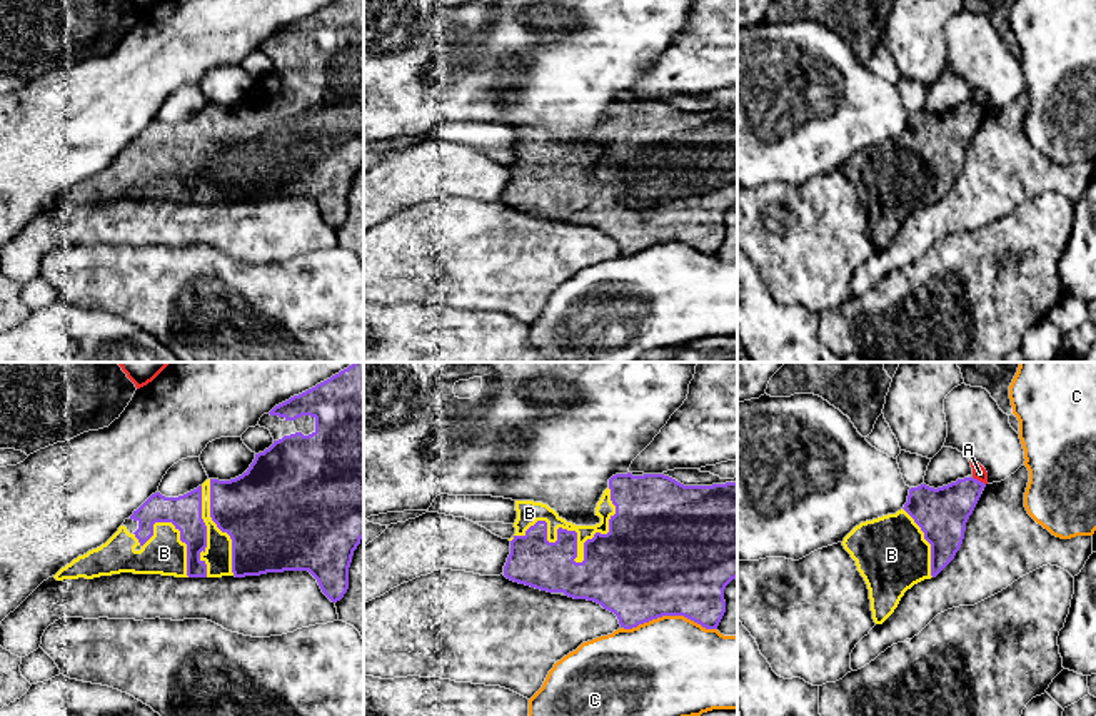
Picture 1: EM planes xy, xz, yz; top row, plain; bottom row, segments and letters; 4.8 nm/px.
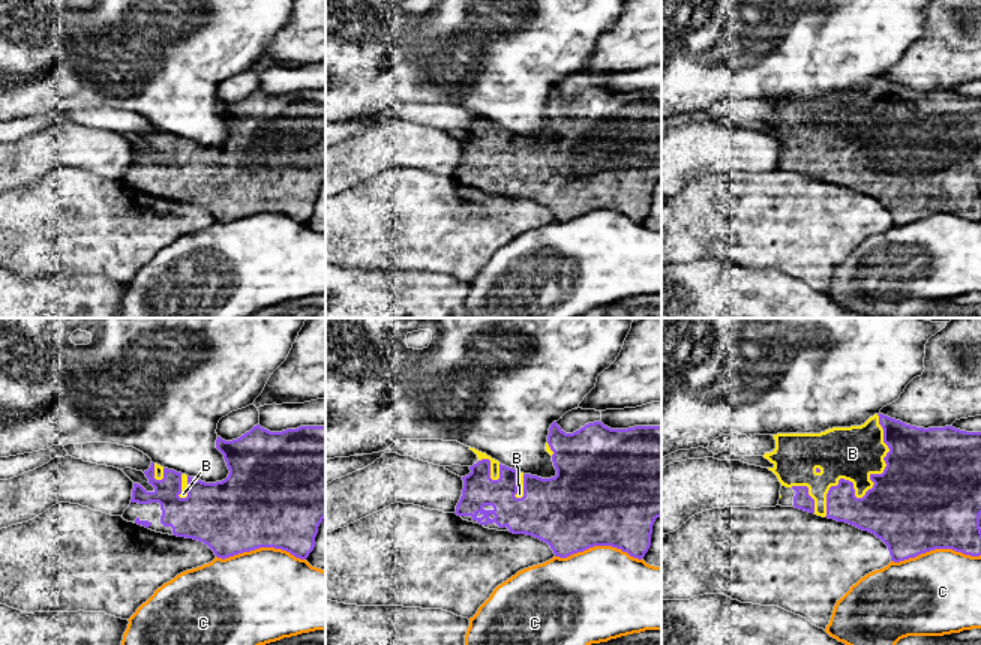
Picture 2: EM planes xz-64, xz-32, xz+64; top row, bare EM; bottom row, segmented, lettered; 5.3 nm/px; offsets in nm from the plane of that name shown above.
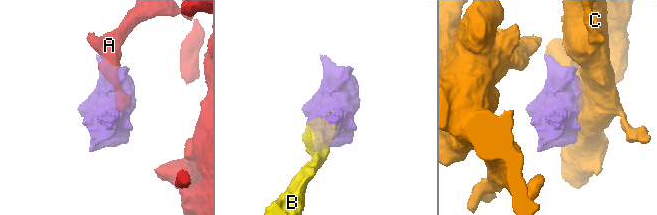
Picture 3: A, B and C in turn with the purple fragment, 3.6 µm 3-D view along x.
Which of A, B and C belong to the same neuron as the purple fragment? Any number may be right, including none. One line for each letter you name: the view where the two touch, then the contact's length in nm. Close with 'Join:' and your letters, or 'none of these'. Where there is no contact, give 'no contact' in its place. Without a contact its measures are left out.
B: contact in xz; length 550 nm
Join: B

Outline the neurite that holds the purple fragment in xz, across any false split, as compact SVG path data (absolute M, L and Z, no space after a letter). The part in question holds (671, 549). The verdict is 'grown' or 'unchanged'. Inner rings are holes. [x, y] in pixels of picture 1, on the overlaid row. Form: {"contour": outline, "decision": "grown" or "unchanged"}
{"contour": "M616 474L596 507L601 522L576 526L547 504L515 501L515 534L504 576L547 592L587 599L614 613L621 628L632 629L662 616L684 616L706 629L717 629L724 613L724 589L737 577L737 482L684 486L664 474Z", "decision": "grown"}

